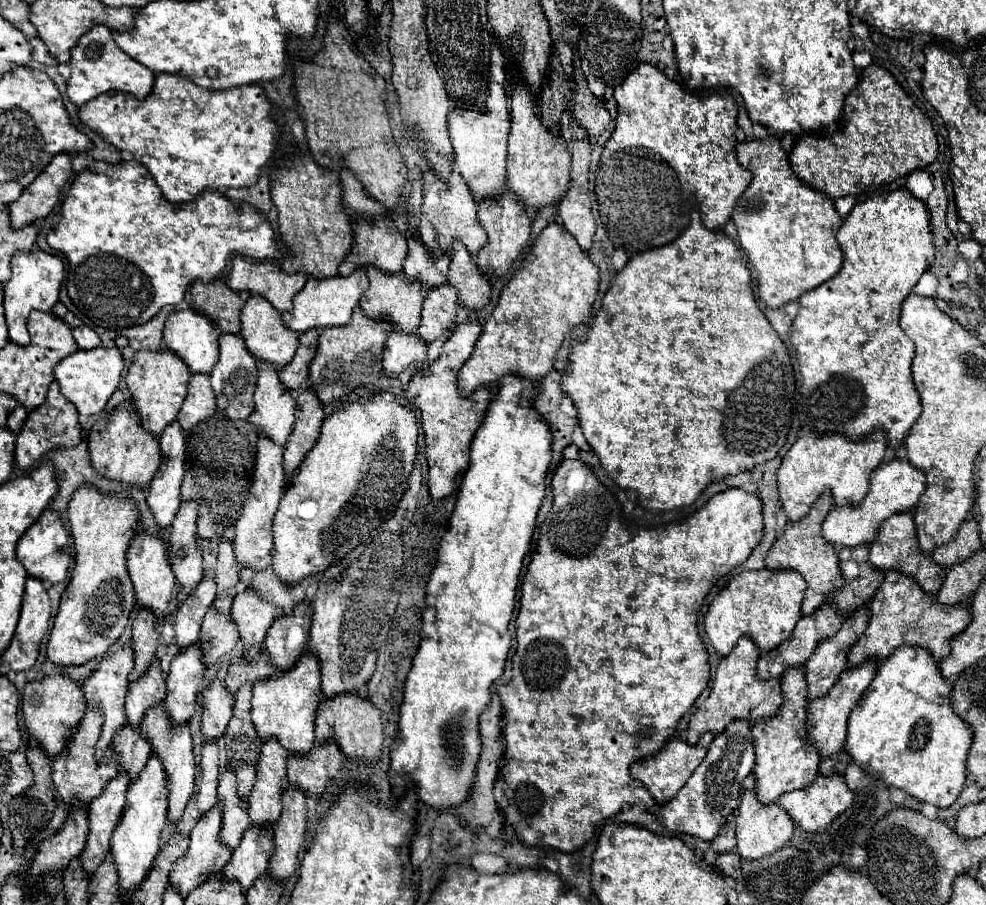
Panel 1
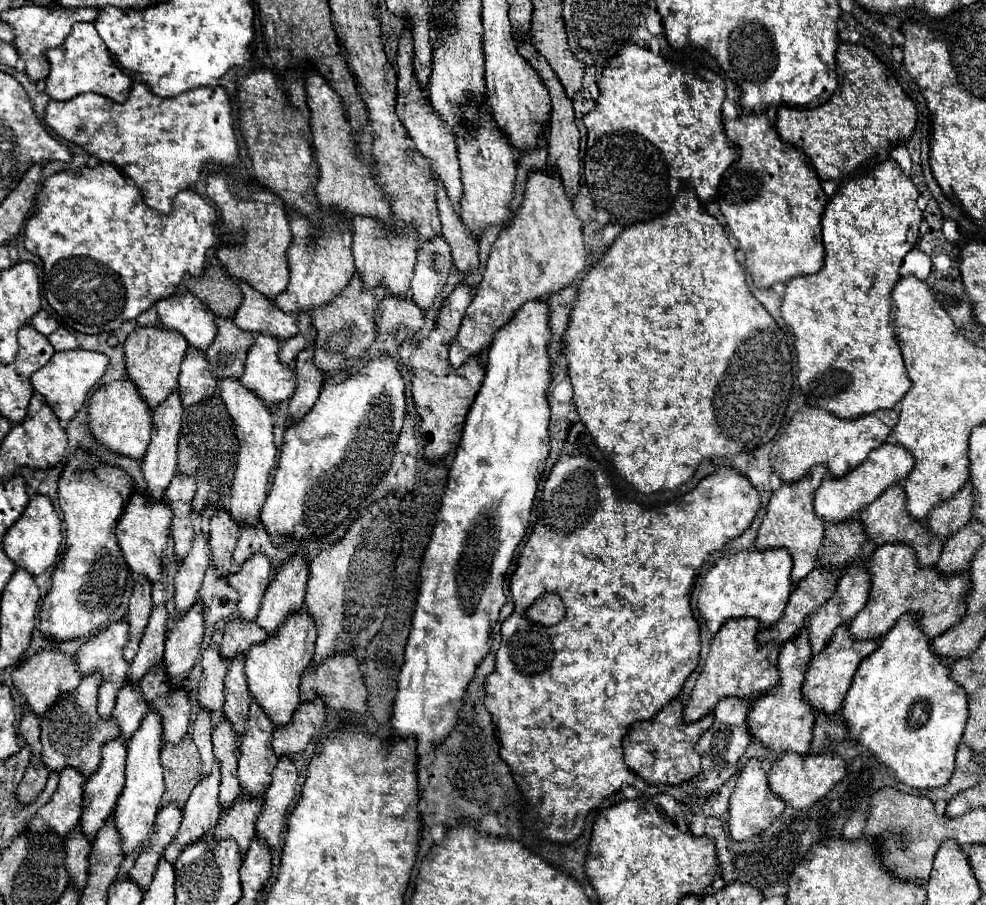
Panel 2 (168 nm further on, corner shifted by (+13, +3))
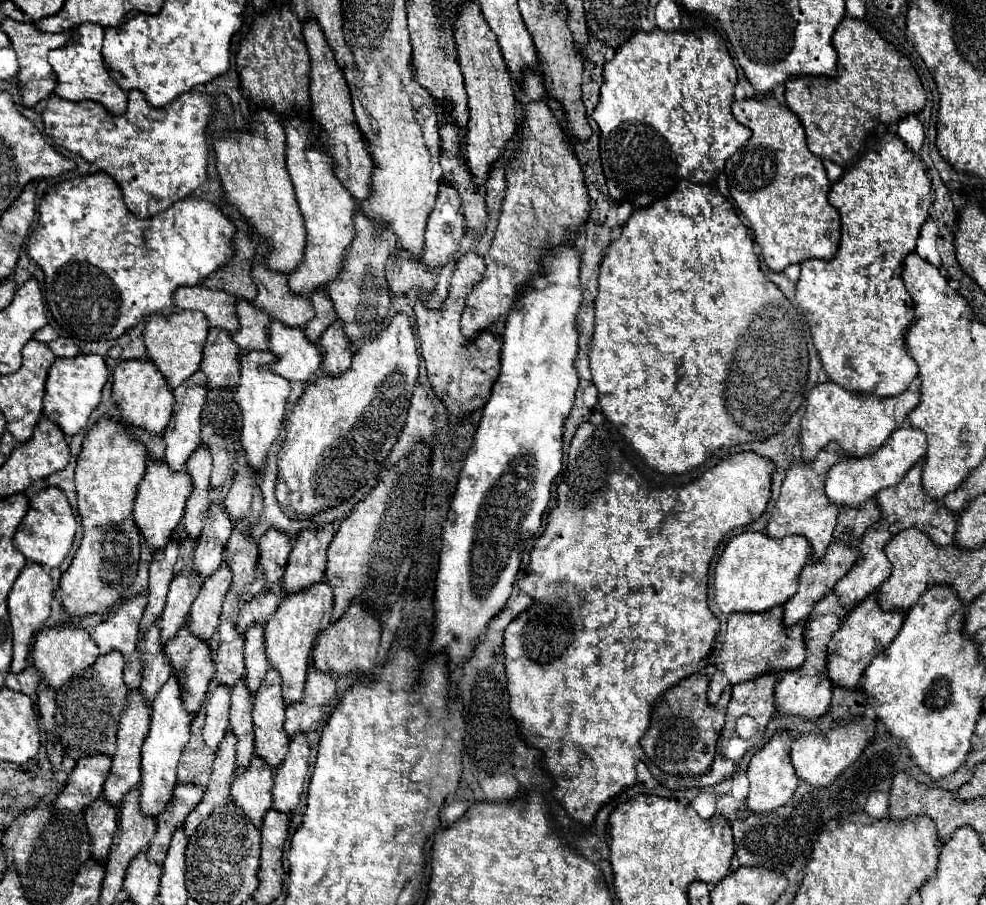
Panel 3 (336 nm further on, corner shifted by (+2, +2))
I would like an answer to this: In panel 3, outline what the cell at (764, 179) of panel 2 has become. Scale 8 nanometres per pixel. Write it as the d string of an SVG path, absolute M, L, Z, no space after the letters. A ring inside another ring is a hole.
M766 97L762 101L756 99L734 101L732 113L738 123L752 129L752 137L748 139L748 145L744 145L740 153L734 153L726 161L724 173L736 209L742 213L742 217L750 223L750 229L754 231L757 253L760 253L768 269L774 273L780 273L790 265L800 265L806 259L820 259L820 261L832 259L840 241L840 215L828 203L828 191L832 189L832 185L826 177L822 159L816 157L806 147L806 133L800 119L790 109L780 107L774 97Z

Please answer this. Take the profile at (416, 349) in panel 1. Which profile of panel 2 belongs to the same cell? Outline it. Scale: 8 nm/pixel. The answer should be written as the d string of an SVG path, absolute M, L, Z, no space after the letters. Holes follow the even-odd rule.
M385 296L377 308L377 332L393 334L399 328L415 334L423 328L423 312L409 296Z

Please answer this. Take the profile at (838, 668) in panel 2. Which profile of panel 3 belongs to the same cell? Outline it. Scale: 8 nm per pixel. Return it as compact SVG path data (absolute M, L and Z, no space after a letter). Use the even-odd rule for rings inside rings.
M872 593L848 617L844 617L844 621L840 623L840 629L832 635L832 639L828 643L828 673L830 673L830 681L834 687L854 691L858 687L858 681L860 681L864 669L872 661L872 657L882 653L892 643L892 639L896 637L896 633L902 627L904 611L900 611L900 613L884 611L876 603L876 597L878 595Z

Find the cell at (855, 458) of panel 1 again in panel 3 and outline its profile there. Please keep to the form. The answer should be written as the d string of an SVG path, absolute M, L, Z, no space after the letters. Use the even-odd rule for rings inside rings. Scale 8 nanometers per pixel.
M830 381L816 385L808 395L806 413L800 425L800 461L814 461L818 451L822 451L832 441L838 443L848 457L868 457L868 453L876 453L896 429L904 427L906 415L918 405L918 399L918 391L908 391L890 399L878 399L848 393Z

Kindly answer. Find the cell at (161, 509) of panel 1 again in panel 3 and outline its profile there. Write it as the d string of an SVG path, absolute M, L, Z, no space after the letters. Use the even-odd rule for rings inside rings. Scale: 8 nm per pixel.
M196 371L192 377L188 377L180 387L174 389L174 409L172 409L172 419L164 431L164 463L172 471L184 471L186 461L194 453L194 449L200 445L200 413L206 397L206 377L202 371Z

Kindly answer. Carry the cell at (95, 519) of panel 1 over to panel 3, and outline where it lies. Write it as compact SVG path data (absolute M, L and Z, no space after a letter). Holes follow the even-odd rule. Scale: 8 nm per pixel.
M102 417L84 437L76 465L76 497L84 537L72 565L60 579L62 607L72 617L92 617L122 601L138 573L140 535L132 521L136 489L146 473L146 449L110 417Z

